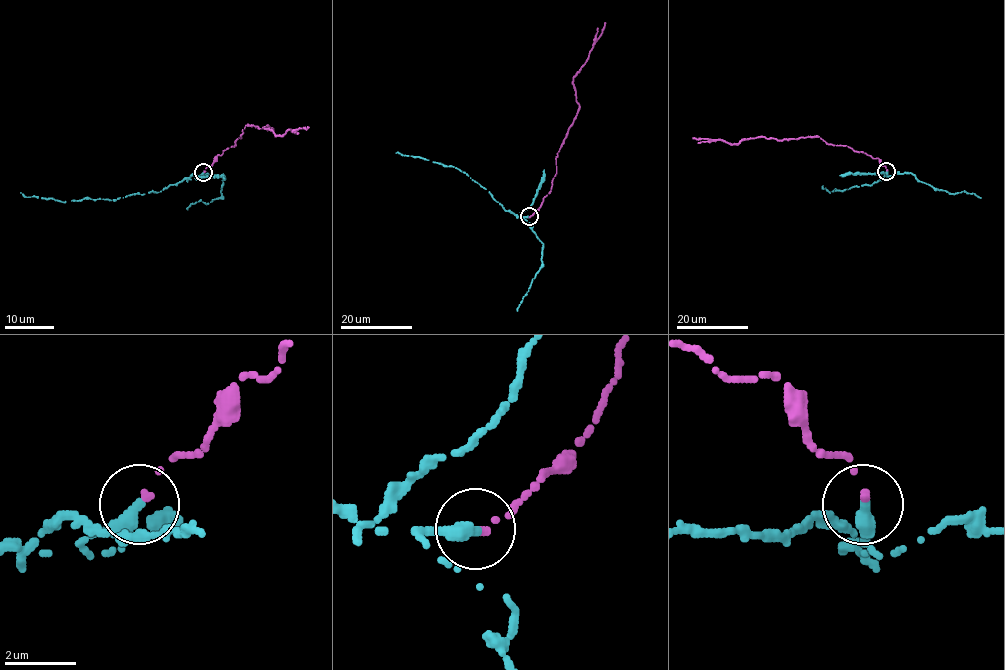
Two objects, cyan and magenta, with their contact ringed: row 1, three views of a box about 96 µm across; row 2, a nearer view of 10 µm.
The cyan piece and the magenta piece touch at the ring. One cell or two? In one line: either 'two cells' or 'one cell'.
two cells

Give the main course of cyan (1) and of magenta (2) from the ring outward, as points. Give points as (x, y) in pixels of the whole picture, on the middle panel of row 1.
1: (529, 217), (519, 217), (506, 210), (490, 193), (452, 166), (396, 152)
2: (529, 217), (550, 191), (556, 173), (556, 158), (579, 110), (573, 77), (586, 62), (605, 22)

